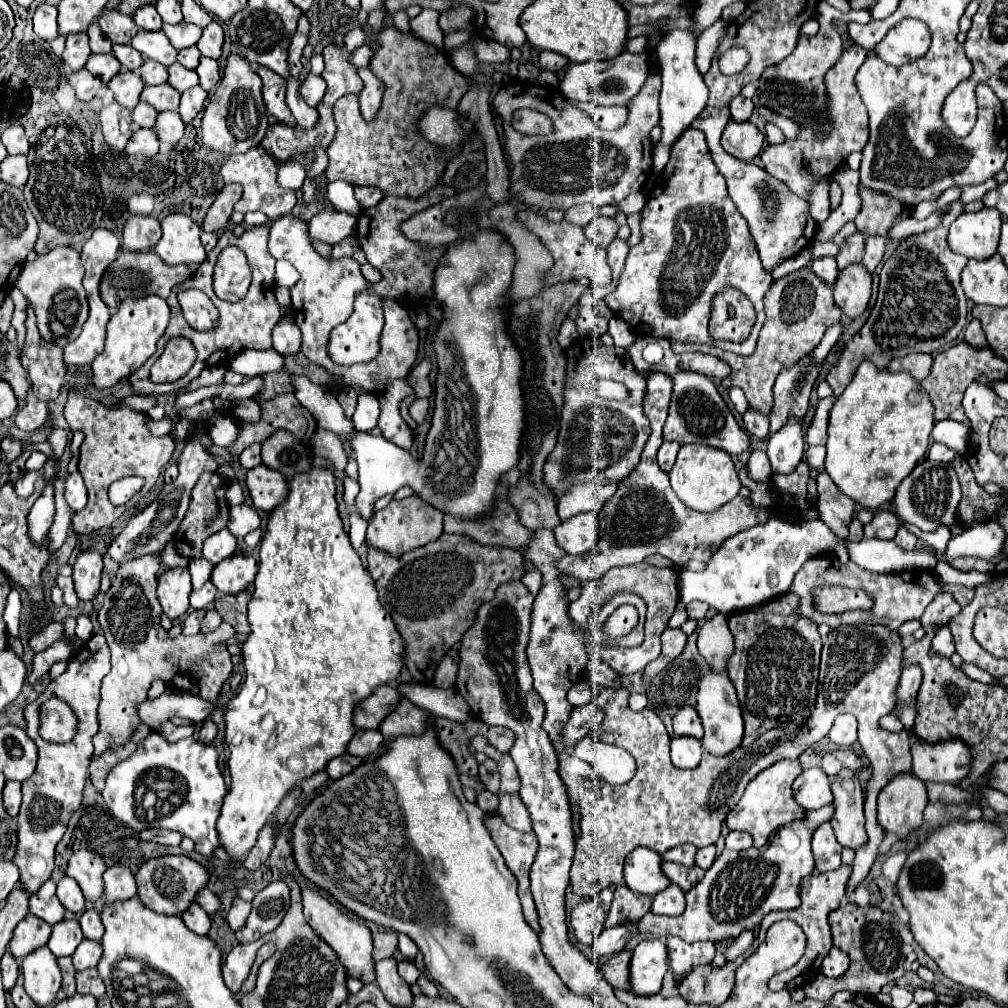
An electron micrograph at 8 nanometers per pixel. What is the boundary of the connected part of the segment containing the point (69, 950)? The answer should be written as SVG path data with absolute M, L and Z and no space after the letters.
M62 920L52 928L48 948L54 956L72 956L82 940L84 936L78 920Z

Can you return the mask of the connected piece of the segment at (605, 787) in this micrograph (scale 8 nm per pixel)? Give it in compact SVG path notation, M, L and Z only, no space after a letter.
M848 624L848 626L834 628L824 640L820 676L818 676L816 708L812 710L812 716L808 716L808 720L804 724L786 724L786 728L772 728L772 732L764 732L746 750L736 748L736 752L730 752L728 756L712 756L712 754L704 752L700 766L696 766L692 770L678 770L670 762L670 750L668 750L670 738L668 738L664 722L658 718L658 714L654 710L646 708L642 712L632 712L628 708L628 690L626 688L614 690L614 688L590 684L594 693L594 702L604 710L604 722L602 722L604 732L610 732L608 736L604 736L604 740L608 744L616 744L616 746L630 750L630 754L636 758L638 770L636 770L636 776L622 786L612 786L612 784L606 784L602 780L594 780L594 782L590 782L590 788L586 788L586 792L582 792L582 796L580 796L580 812L582 812L580 830L582 830L582 834L576 840L574 864L570 868L570 884L572 884L574 894L580 898L594 898L594 896L598 896L600 890L608 888L610 884L622 884L624 858L628 856L628 852L632 852L638 846L646 846L658 854L664 854L664 852L672 850L674 846L680 846L686 842L694 844L696 848L716 844L716 840L720 836L720 826L722 826L726 814L742 798L746 784L758 772L762 772L770 764L776 764L778 760L784 760L784 758L796 760L806 748L820 742L828 734L830 726L834 724L834 716L848 712L848 714L856 716L856 720L858 720L860 746L872 764L872 778L866 786L866 802L864 802L868 842L866 842L866 846L860 848L860 852L856 852L854 868L852 868L850 880L846 884L846 900L850 900L852 890L856 886L860 886L864 882L864 878L868 876L868 872L874 864L878 846L884 838L884 832L876 822L876 796L896 774L912 768L912 754L910 754L908 736L906 734L892 734L892 732L886 732L878 726L878 720L884 714L892 712L892 706L896 700L894 692L896 692L898 678L902 672L900 662L902 662L902 644L900 644L900 636L896 630L890 630L884 626L868 626L868 624Z

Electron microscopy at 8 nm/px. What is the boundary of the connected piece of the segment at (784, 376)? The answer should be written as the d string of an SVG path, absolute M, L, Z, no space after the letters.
M810 356L800 358L800 362L786 368L784 372L780 372L780 376L776 378L776 384L774 384L774 410L770 414L770 434L776 434L790 418L802 420L806 416L810 390L812 390L814 382L816 382L818 374L820 374L820 364L816 366Z

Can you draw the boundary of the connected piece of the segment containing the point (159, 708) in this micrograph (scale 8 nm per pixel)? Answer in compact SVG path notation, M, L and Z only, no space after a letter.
M168 688L162 696L154 700L144 700L138 704L138 716L144 724L148 724L152 730L158 730L164 722L168 722L172 716L187 718L196 724L210 717L218 704L212 704L208 700L202 700L200 696L194 696L184 690Z

